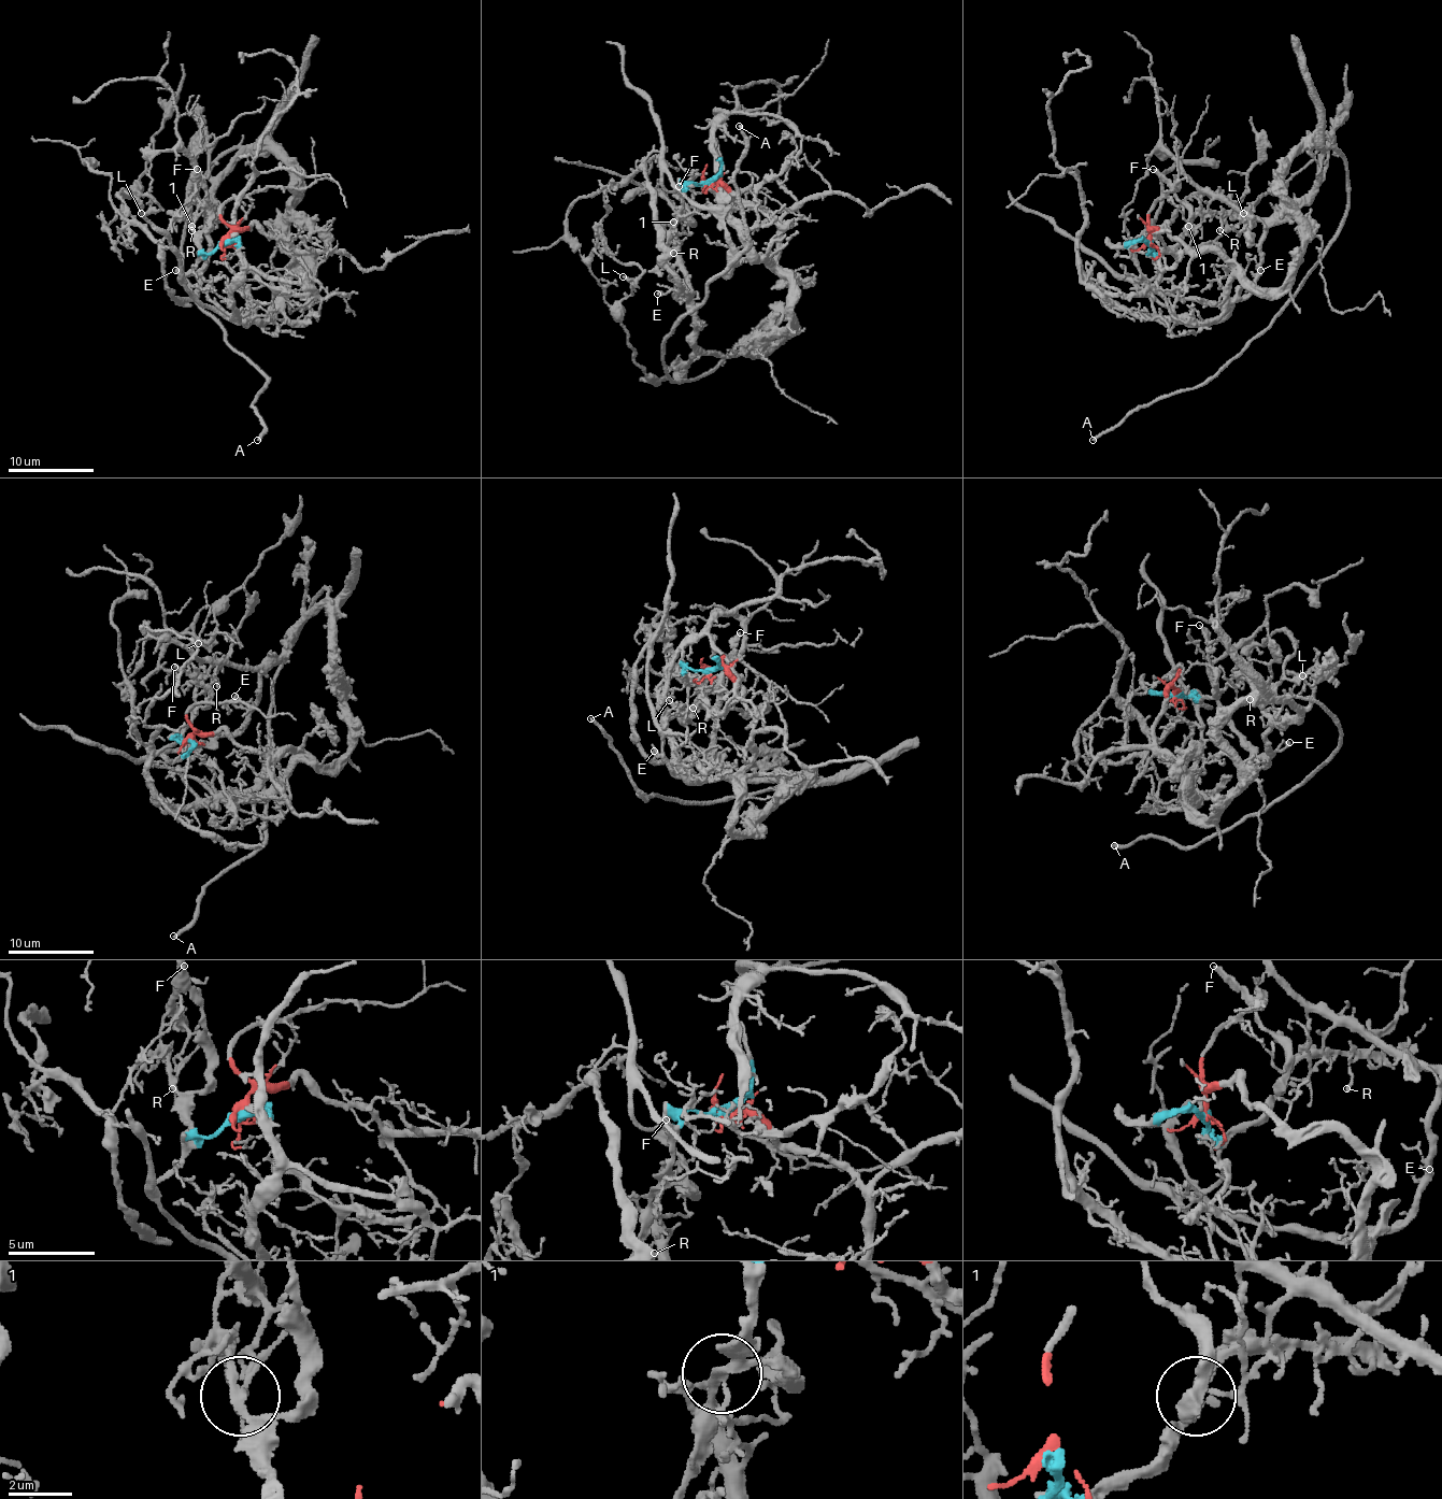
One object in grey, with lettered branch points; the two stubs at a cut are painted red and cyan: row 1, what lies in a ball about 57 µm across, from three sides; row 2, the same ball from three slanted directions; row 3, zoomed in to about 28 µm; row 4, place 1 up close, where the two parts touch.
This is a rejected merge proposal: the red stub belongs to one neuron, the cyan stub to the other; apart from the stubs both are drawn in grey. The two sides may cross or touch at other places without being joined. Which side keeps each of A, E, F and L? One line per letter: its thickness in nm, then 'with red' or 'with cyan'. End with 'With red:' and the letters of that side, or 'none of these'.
A: 280 nm thick; with red
E: 240 nm thick; with red
F: 320 nm thick; with cyan
L: 240 nm thick; with cyan
With red: A, E

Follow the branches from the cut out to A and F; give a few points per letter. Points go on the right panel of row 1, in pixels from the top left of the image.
A: (1148, 241), (1166, 224), (1280, 288), (1282, 168), (1344, 161), (1342, 228), (1290, 301), (1093, 439)
F: (1148, 241), (1151, 254), (1170, 250), (1183, 234), (1189, 219), (1189, 209), (1153, 170)

